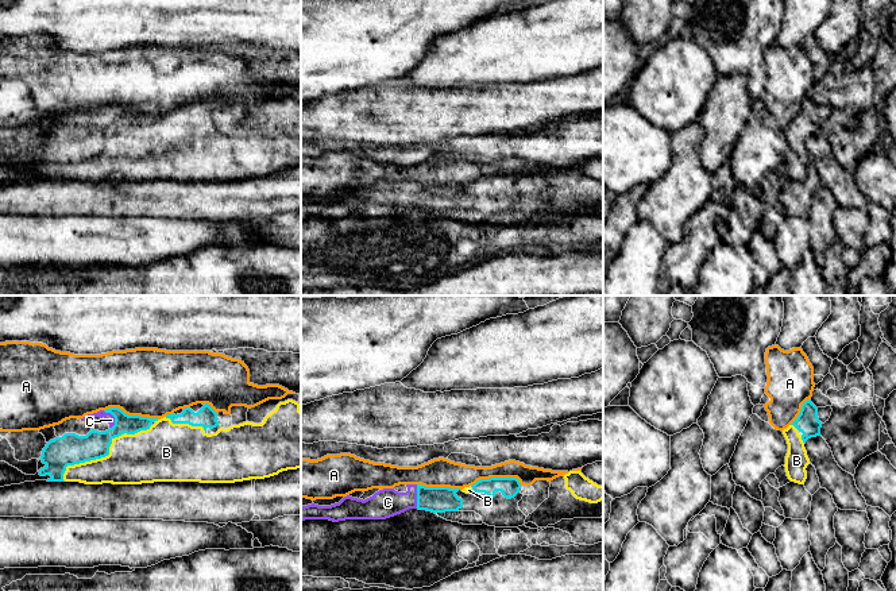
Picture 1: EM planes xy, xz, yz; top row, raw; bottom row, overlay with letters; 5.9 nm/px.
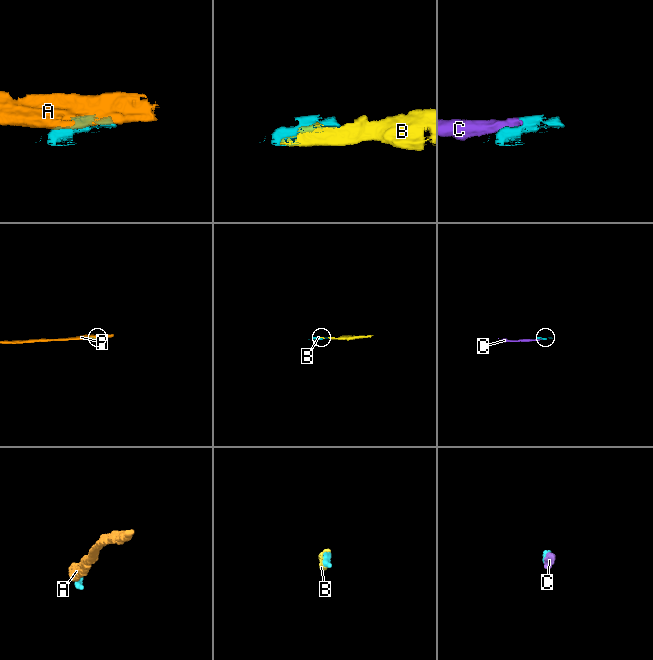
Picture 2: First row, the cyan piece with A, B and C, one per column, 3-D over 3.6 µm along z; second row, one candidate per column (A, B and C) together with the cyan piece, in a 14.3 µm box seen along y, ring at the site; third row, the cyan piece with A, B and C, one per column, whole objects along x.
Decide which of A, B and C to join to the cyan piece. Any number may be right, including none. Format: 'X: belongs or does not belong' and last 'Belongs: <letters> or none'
A: does not belong
B: belongs
C: belongs
Belongs: B, C

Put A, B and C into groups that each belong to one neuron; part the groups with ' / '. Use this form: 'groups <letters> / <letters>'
groups A / B C

